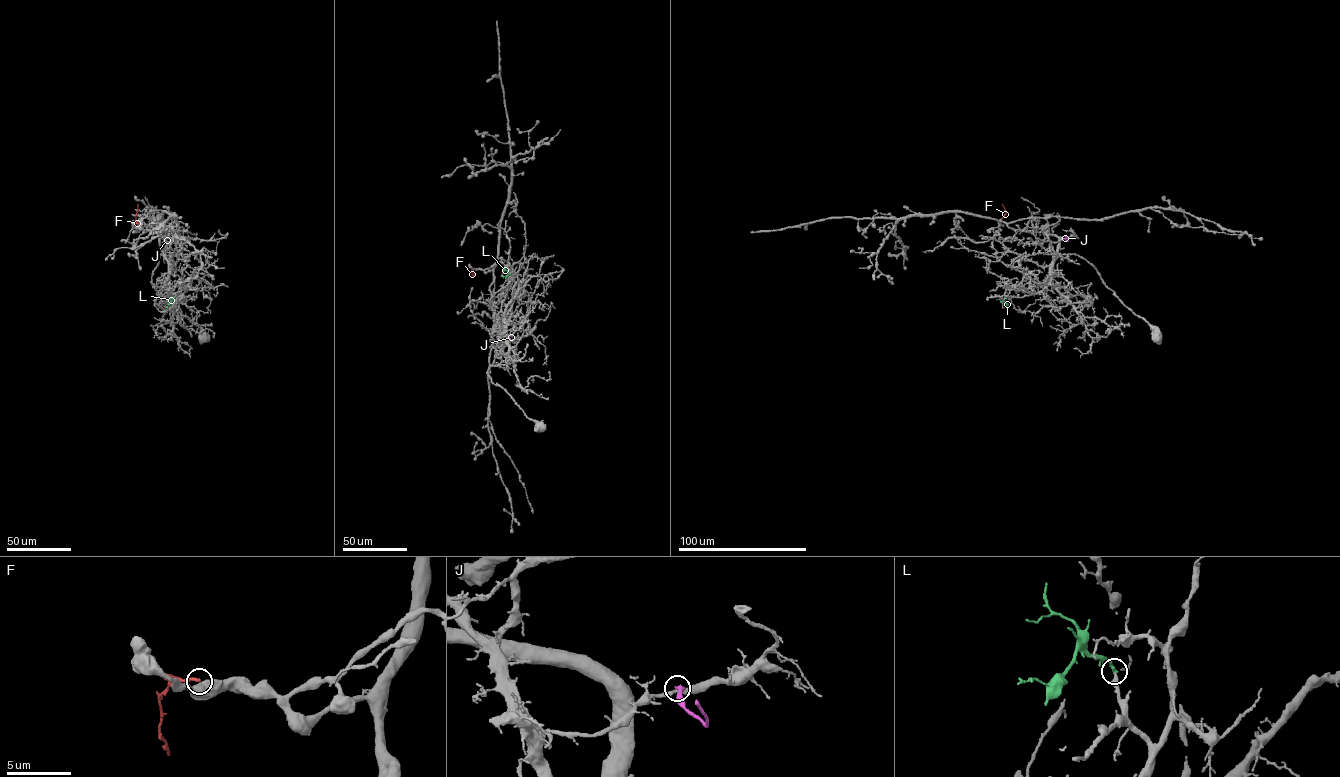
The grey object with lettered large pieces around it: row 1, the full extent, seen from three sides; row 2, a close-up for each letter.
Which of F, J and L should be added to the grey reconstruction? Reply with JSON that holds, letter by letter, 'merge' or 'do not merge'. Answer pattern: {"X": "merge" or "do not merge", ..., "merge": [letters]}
{"F": "do not merge", "J": "do not merge", "L": "merge", "merge": ["L"]}

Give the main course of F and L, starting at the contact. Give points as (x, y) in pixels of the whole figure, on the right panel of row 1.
F: (998, 225), (1006, 212), (1002, 204)
L: (1005, 296), (1003, 300), (1008, 309)

